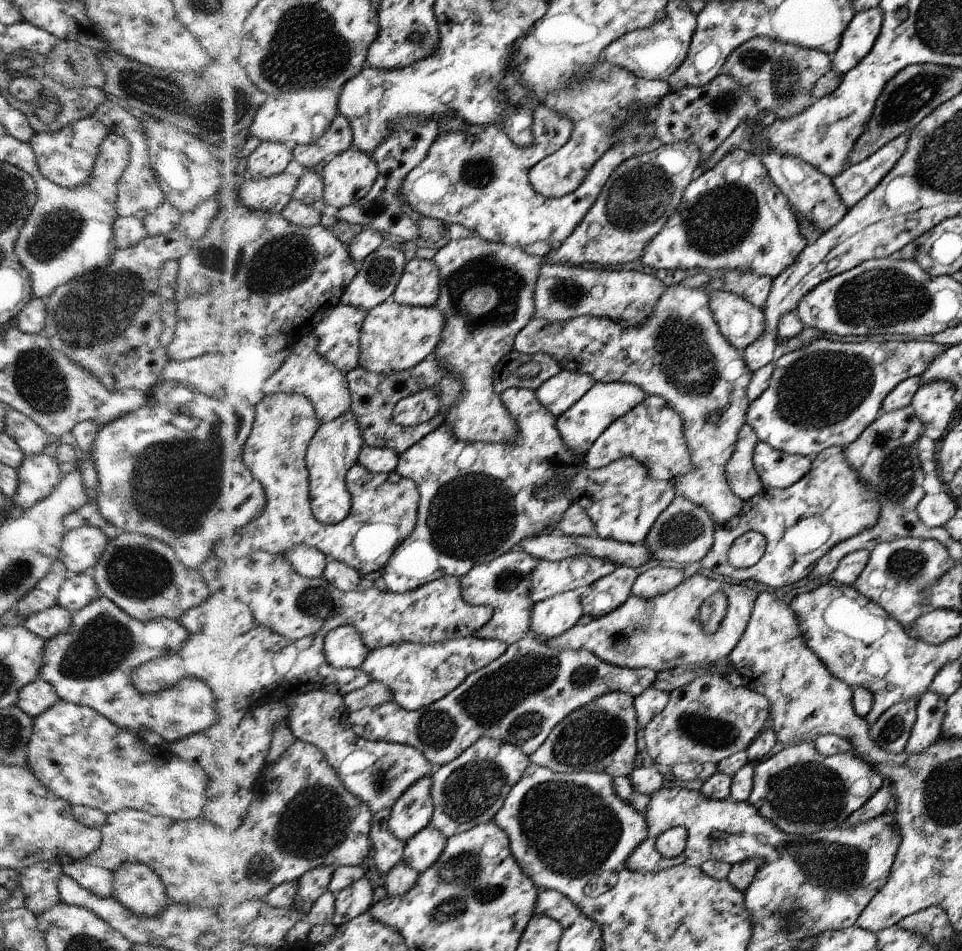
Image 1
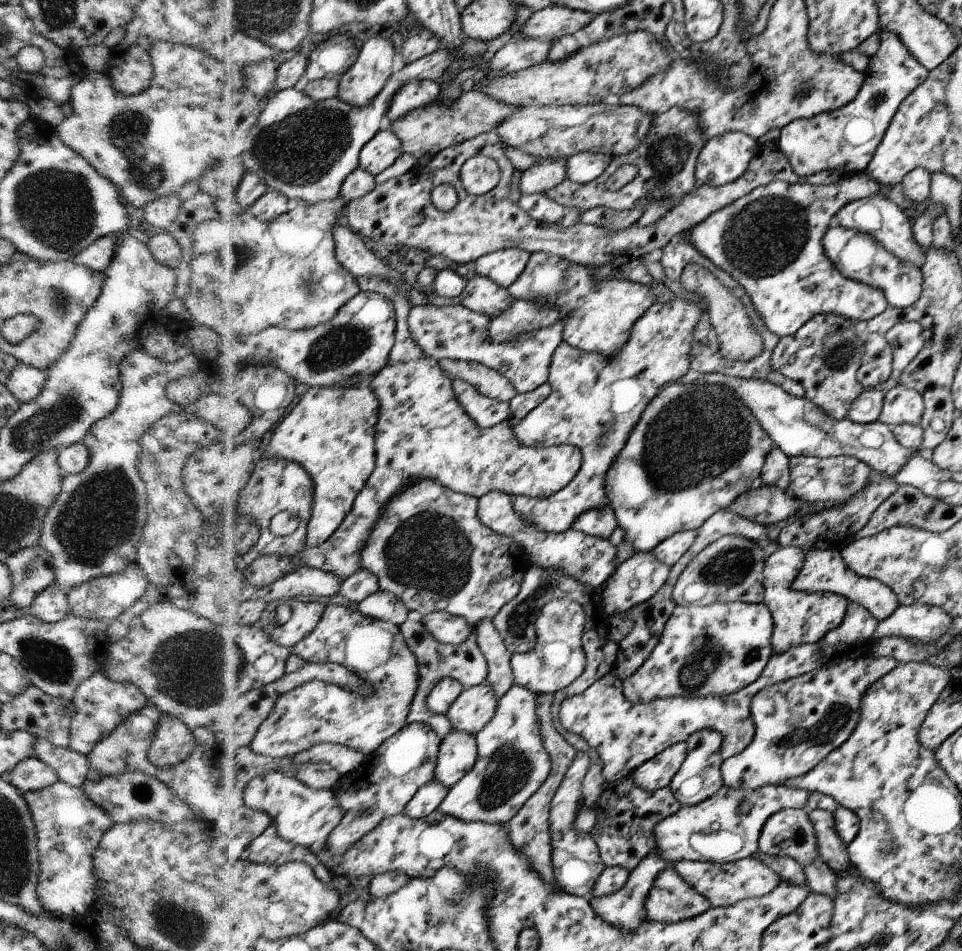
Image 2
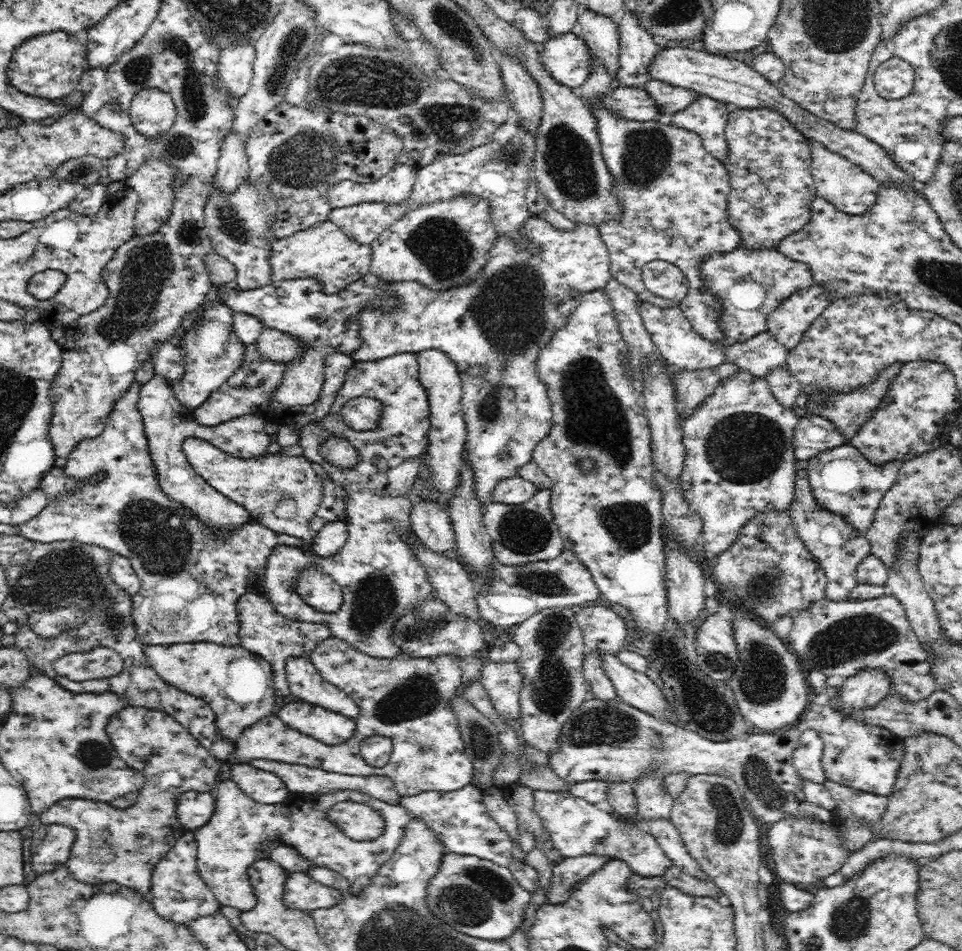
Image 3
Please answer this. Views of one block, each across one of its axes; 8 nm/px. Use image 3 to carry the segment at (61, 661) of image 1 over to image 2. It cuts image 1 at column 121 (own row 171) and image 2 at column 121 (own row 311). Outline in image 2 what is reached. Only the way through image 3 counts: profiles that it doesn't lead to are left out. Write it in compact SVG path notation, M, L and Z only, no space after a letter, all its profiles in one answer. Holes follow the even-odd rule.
M100 669L86 682L80 684L72 702L75 706L75 715L70 725L69 747L77 753L88 756L96 743L100 743L105 736L108 736L116 725L131 712L139 711L145 705L146 696L134 684L110 680Z

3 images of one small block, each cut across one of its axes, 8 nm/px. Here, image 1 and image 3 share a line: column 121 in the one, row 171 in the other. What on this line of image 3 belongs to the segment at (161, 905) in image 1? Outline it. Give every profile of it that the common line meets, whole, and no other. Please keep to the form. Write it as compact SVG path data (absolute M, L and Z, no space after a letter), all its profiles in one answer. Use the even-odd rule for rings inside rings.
M686 44L674 48L666 48L658 52L650 66L650 78L662 80L670 84L690 88L700 96L705 95L724 104L734 104L740 108L772 109L788 119L803 136L826 146L832 153L839 154L861 167L867 174L881 184L899 184L908 189L923 194L924 183L914 181L885 153L876 142L860 135L856 130L840 129L832 122L818 118L814 113L796 105L790 97L785 97L778 86L764 78L752 65L745 61L733 59L730 56L710 54L704 49L696 51L686 47Z

